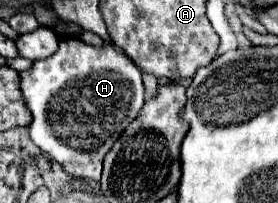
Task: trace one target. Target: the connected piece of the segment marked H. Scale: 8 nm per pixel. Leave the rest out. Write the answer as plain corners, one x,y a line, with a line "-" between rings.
62,37
60,47
52,57
36,61
28,71
20,71
20,91
32,113
32,123
28,125
30,139
54,161
58,161
68,175
94,181
100,181
104,155
112,149
112,143
138,115
144,103
142,73
126,53
116,49
112,43
92,47
76,37

